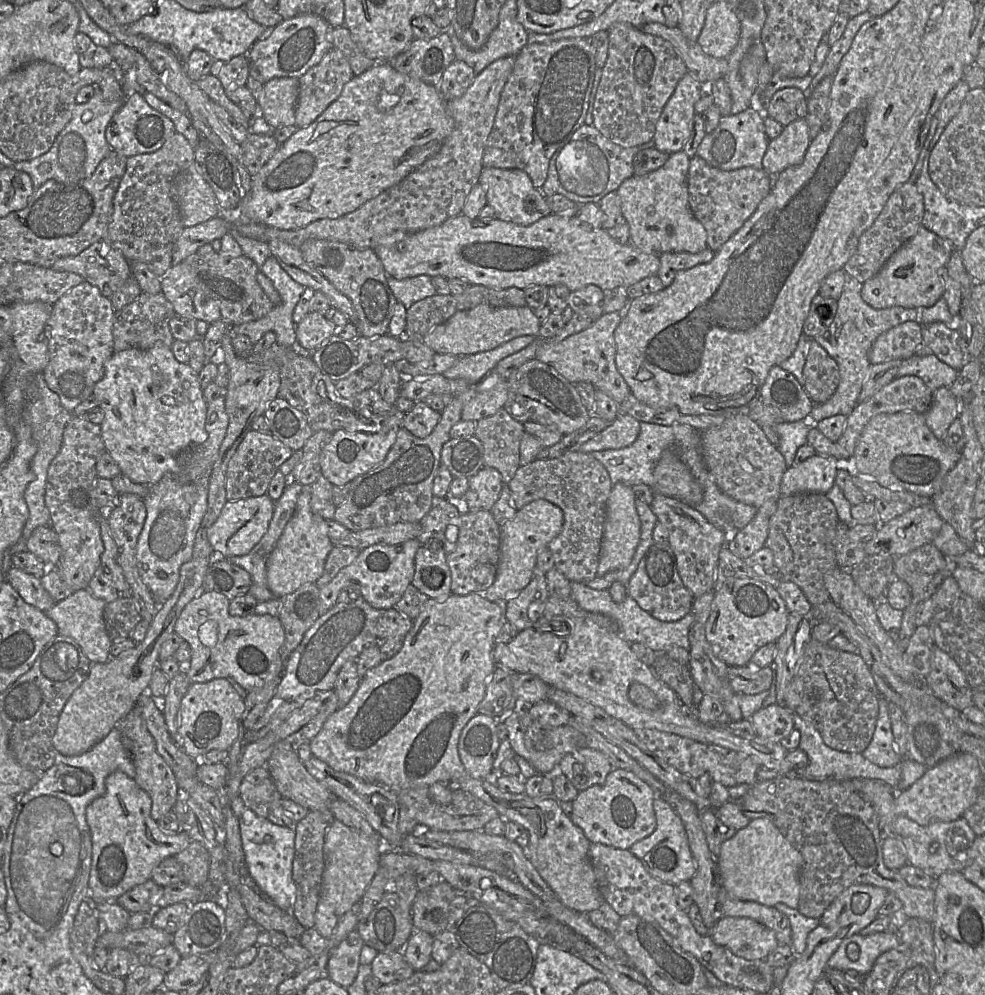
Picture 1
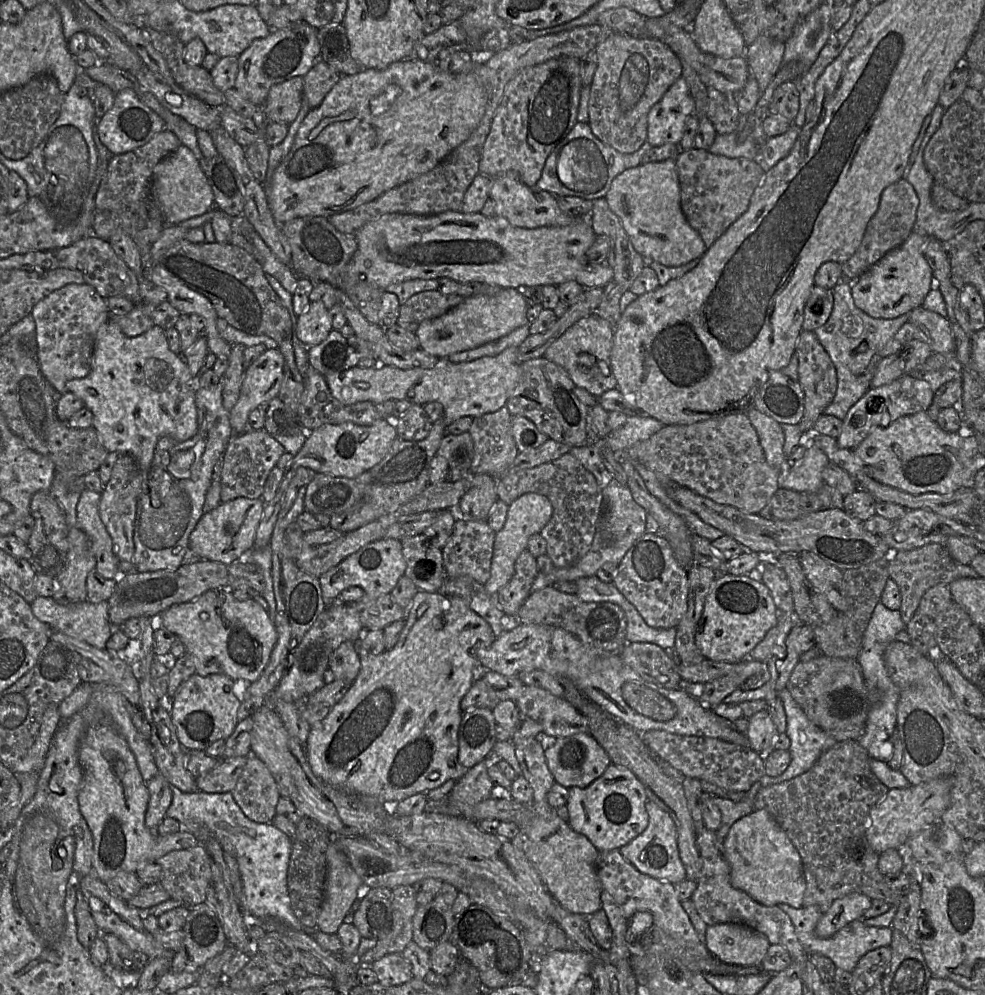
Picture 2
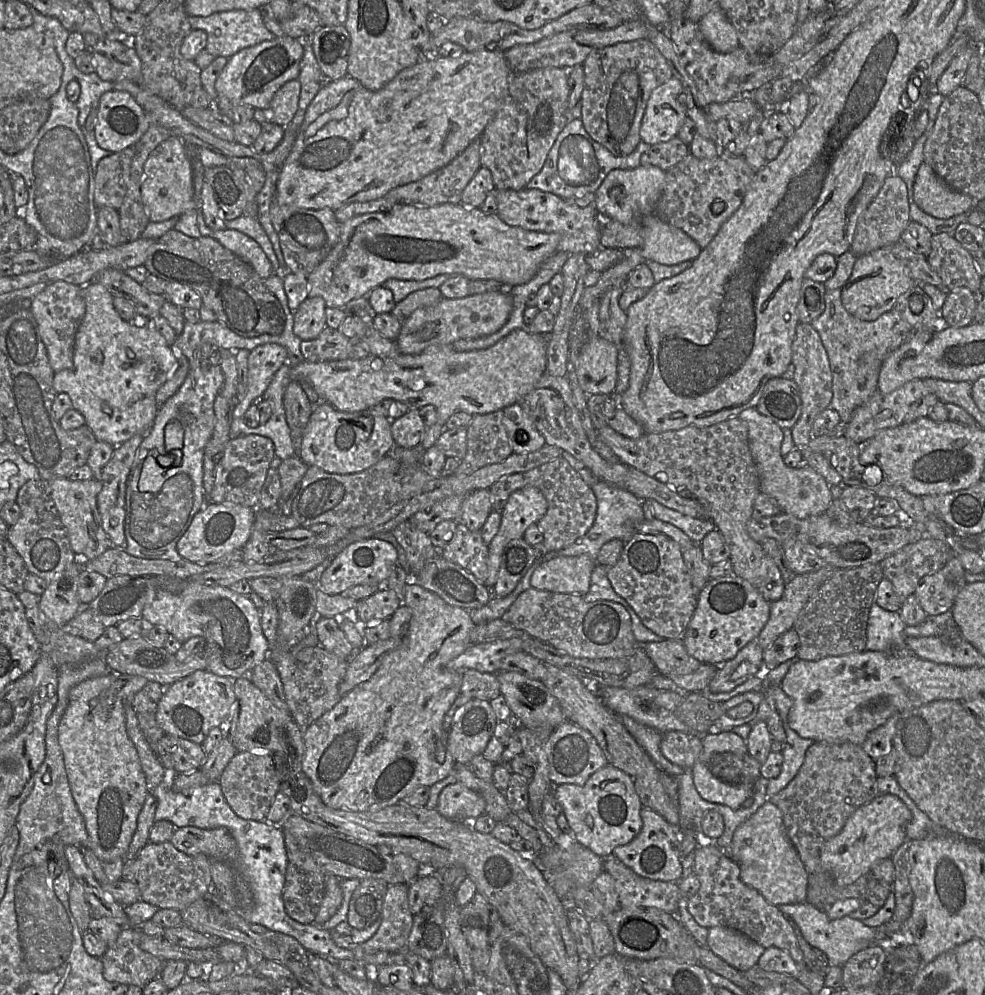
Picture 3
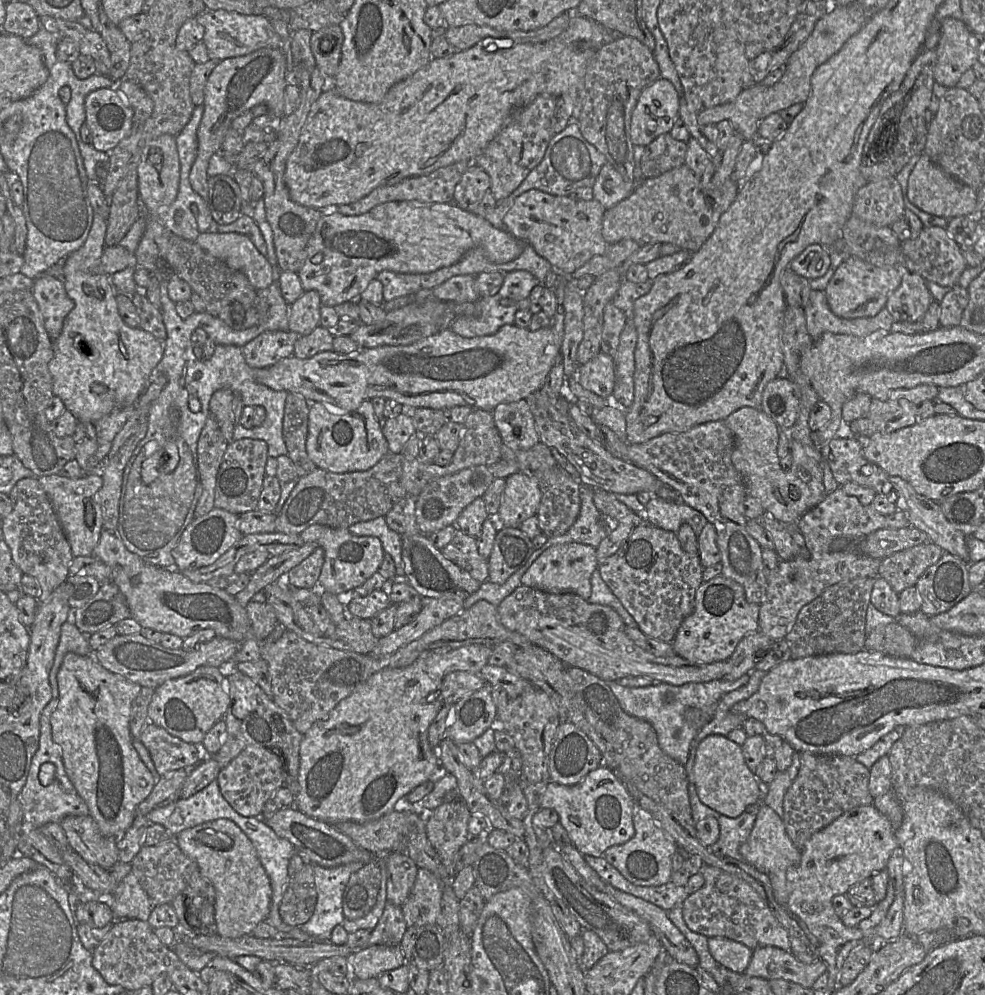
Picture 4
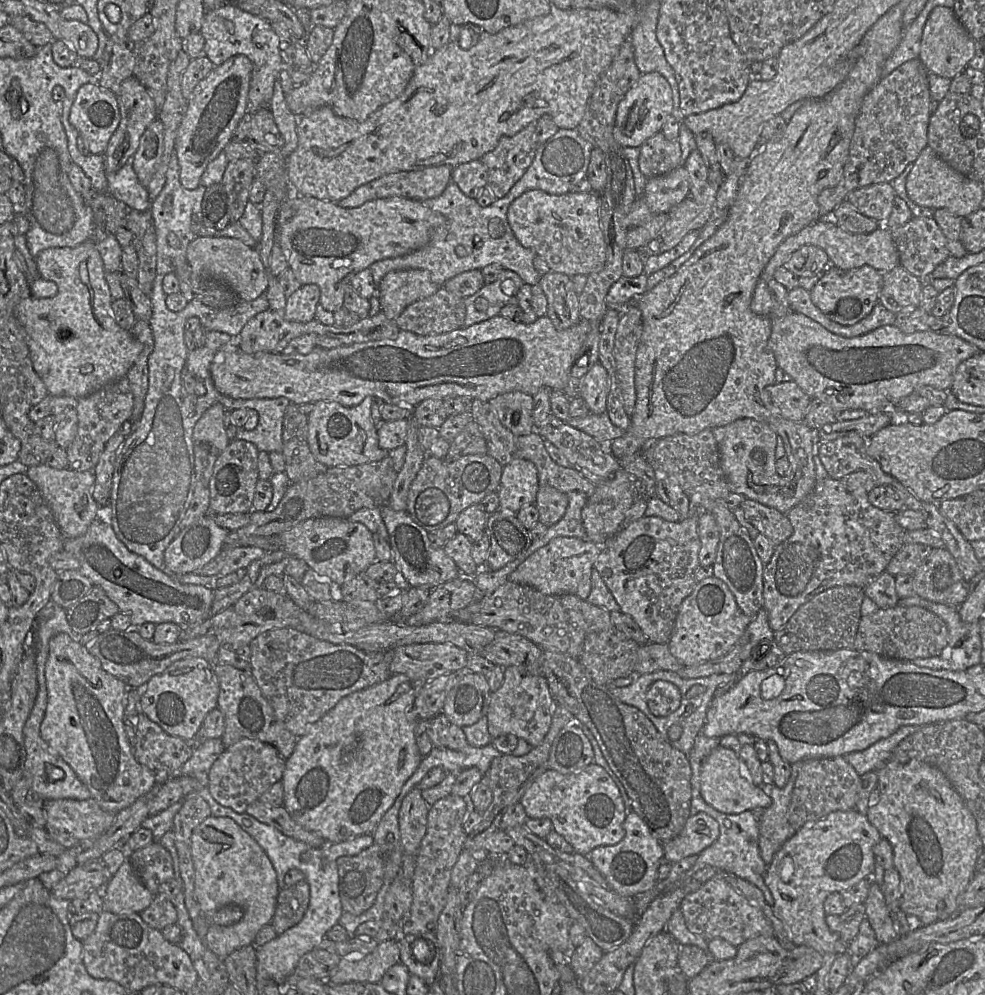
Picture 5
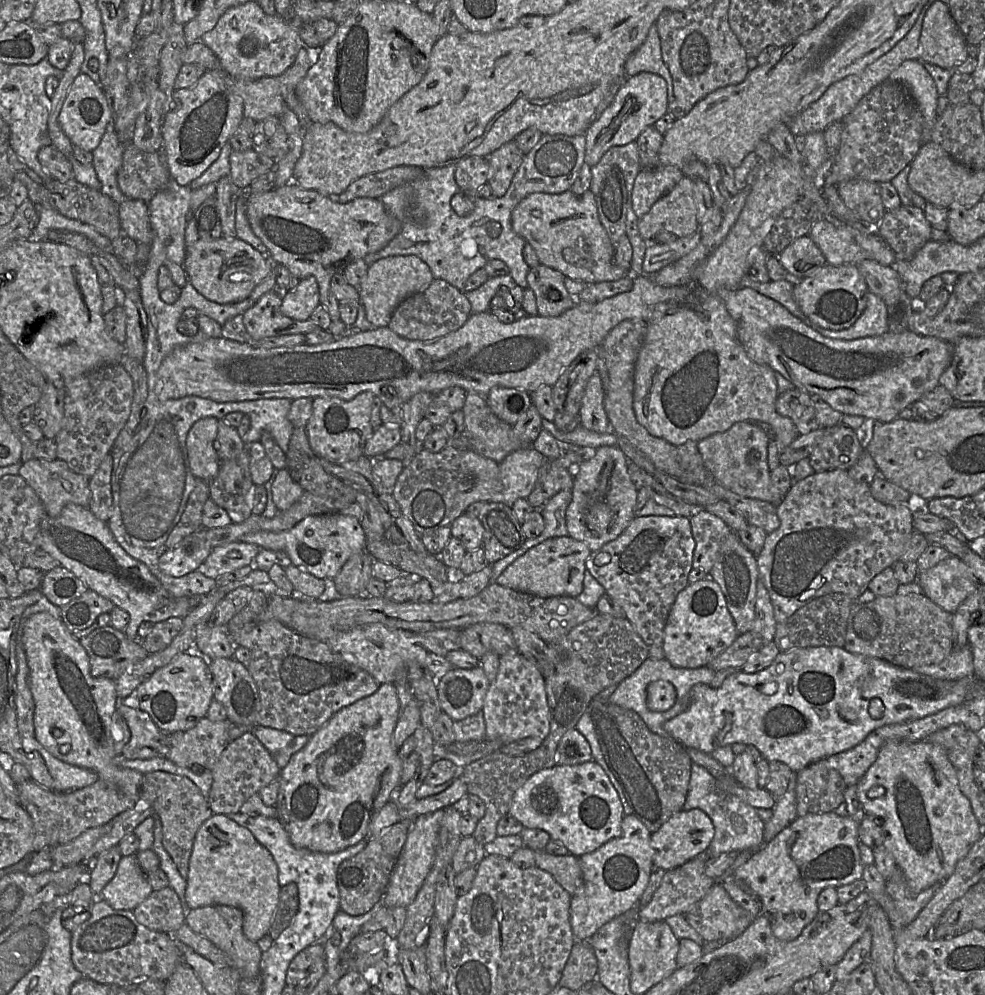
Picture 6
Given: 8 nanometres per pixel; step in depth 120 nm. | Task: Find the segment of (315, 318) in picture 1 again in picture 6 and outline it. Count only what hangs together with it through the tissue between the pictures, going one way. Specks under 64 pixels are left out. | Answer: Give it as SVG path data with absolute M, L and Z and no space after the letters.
M313 276L301 279L295 288L279 294L282 297L282 314L294 320L310 319L312 312L320 304L318 282Z

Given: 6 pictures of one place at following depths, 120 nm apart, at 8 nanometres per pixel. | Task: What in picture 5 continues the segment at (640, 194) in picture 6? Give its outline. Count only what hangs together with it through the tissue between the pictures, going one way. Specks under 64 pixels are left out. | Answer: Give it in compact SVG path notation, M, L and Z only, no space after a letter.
M684 166L647 179L643 197L652 213L668 213L690 193L690 176Z

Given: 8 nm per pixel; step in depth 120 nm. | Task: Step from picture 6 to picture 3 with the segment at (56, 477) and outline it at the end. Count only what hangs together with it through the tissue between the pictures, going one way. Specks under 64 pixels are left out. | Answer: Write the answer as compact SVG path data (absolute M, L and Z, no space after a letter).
M58 478L51 480L49 485L53 502L67 531L76 560L94 559L107 551L111 547L111 543L103 530L97 506L97 495L102 490L101 481L94 478L83 481Z

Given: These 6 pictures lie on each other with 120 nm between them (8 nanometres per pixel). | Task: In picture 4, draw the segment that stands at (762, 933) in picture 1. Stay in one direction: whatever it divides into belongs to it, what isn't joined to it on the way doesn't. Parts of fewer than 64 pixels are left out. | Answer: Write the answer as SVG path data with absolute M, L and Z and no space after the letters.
M725 937L708 938L708 947L715 961L736 973L744 973L753 954L753 949Z

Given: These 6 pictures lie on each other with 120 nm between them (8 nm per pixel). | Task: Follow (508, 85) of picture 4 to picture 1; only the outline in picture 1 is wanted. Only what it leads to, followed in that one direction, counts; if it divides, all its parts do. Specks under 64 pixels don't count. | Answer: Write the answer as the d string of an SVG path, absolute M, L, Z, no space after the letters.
M377 62L362 74L354 75L344 86L340 96L314 122L307 127L298 128L288 140L280 144L262 169L255 176L252 176L251 190L247 194L246 199L243 202L240 201L234 213L239 217L239 220L263 223L264 225L273 226L281 230L299 229L320 219L336 219L353 212L386 189L398 184L410 172L435 155L446 137L453 130L453 127L454 121L447 112L446 100L437 87L397 71L389 62Z

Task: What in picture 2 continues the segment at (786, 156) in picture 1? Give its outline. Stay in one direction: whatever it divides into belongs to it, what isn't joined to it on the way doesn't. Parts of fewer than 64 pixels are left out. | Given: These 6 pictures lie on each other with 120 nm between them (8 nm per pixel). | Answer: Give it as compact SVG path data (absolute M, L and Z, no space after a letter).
M792 124L790 129L784 134L766 140L756 158L756 162L760 164L763 170L769 170L790 153L799 136L800 130L801 127Z

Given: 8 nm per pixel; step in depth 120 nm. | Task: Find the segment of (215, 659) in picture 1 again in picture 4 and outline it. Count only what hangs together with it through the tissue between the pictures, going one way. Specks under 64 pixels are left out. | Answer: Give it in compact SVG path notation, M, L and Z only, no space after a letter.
M106 529L102 530L100 540L91 556L97 557L111 568L111 582L115 583L124 594L131 611L131 616L142 628L151 628L162 633L170 633L183 639L198 630L213 629L216 636L241 643L239 650L230 659L235 664L244 661L257 661L261 658L260 642L262 641L250 638L251 622L245 607L235 599L235 596L227 593L225 589L212 587L208 583L194 583L180 572L171 572L166 568L145 562L138 555L126 549L117 533Z

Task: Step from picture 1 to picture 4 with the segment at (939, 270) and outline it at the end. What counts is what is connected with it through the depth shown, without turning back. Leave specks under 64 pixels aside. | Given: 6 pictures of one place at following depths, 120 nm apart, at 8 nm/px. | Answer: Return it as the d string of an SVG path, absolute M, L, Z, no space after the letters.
M848 257L836 269L825 288L825 296L831 311L838 317L855 319L875 316L885 307L888 296L901 284L903 270L898 267L879 267L858 257Z

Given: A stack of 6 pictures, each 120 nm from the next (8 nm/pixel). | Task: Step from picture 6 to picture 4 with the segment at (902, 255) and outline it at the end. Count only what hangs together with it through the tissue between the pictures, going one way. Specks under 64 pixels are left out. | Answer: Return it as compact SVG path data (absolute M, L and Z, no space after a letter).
M924 227L916 239L900 242L901 251L905 257L905 269L920 275L926 281L944 287L955 287L962 273L968 268L961 247L942 227Z

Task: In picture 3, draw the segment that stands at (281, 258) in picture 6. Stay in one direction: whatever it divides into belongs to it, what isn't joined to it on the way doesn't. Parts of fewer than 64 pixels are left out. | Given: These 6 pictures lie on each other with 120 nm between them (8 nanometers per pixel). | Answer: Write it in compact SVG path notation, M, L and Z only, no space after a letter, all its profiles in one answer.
M462 203L437 206L395 204L389 210L357 215L340 224L336 245L317 268L307 276L308 297L321 297L328 308L342 308L351 301L382 286L388 279L425 280L441 274L463 275L470 280L493 279L503 286L525 284L540 265L555 252L561 239L558 233L535 232L506 224L497 213L486 214L480 208Z

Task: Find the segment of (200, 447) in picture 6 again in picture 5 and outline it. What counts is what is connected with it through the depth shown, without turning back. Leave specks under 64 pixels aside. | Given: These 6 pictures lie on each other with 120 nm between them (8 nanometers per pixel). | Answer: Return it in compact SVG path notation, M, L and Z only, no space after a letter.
M216 403L206 410L194 426L194 443L205 442L219 454L222 453L231 442L224 427L225 413L221 403Z

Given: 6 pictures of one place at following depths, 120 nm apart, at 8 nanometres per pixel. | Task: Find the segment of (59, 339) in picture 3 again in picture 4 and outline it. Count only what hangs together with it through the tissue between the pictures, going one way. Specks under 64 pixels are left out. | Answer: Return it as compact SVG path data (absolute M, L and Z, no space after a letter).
M52 276L34 279L32 294L38 305L47 335L54 342L61 334L64 320L74 308L64 282Z

